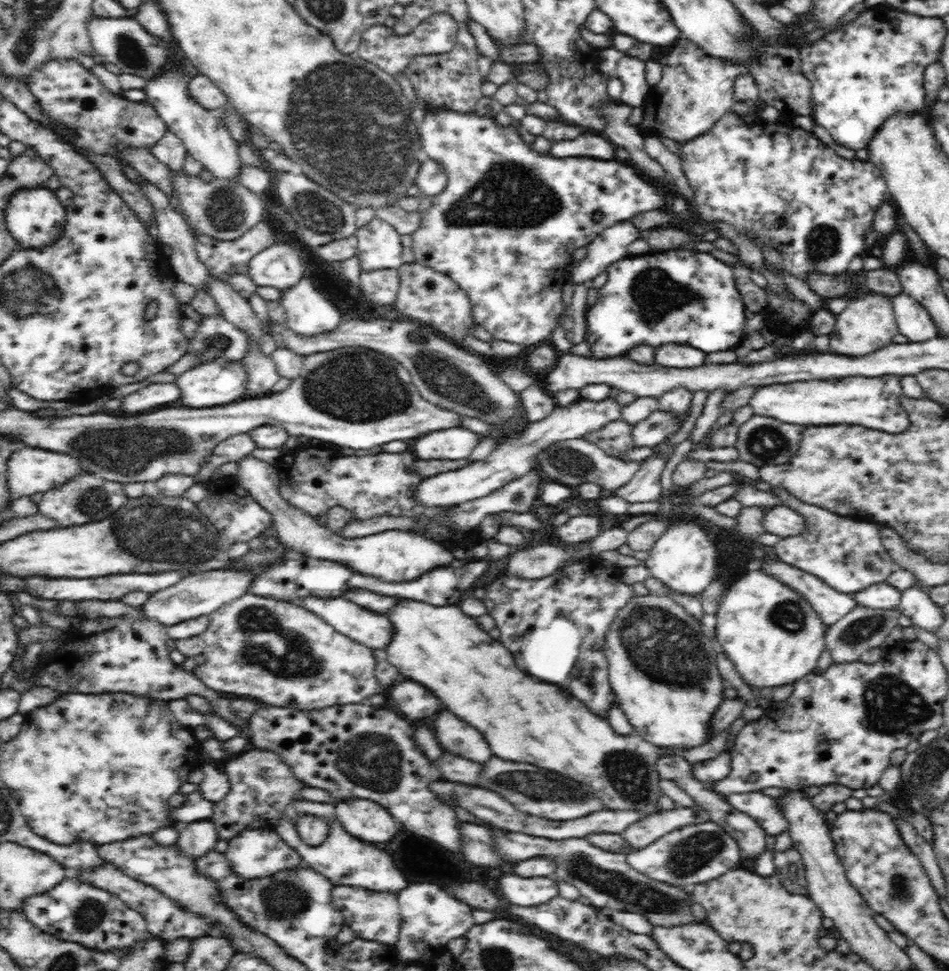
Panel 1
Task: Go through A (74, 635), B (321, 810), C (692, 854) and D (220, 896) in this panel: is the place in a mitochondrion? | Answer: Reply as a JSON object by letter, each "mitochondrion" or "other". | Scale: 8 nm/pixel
{"A":"other","B":"other","C":"mitochondrion","D":"other"}

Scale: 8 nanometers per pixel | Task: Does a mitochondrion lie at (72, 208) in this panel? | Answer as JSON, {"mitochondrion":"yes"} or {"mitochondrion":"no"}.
{"mitochondrion":"no"}

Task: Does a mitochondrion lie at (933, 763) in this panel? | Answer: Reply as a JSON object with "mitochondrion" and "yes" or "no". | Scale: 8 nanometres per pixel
{"mitochondrion":"yes"}

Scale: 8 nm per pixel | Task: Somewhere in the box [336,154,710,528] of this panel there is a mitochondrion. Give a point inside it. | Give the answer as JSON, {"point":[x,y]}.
{"point":[512,194]}

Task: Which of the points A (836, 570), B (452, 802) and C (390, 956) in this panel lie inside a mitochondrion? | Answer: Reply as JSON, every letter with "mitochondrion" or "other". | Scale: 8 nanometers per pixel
{"A":"other","B":"other","C":"other"}

